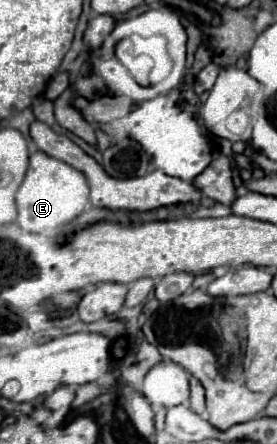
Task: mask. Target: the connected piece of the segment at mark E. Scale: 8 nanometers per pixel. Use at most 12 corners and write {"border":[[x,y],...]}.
{"border":[[44,155],[16,193],[18,225],[44,233],[90,201],[86,175]]}

